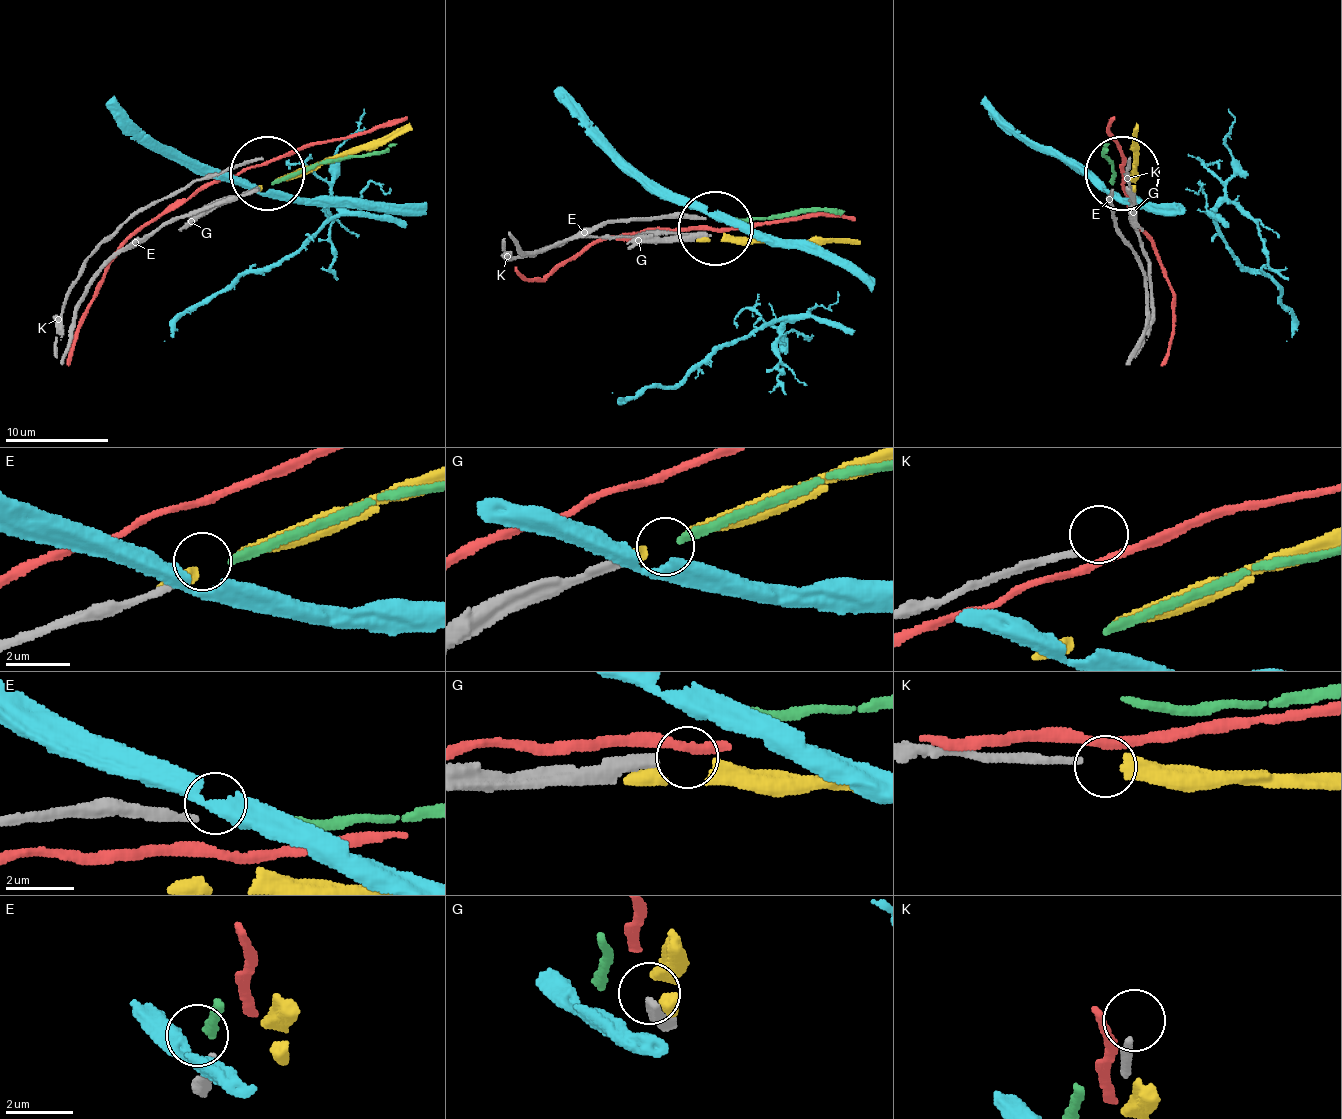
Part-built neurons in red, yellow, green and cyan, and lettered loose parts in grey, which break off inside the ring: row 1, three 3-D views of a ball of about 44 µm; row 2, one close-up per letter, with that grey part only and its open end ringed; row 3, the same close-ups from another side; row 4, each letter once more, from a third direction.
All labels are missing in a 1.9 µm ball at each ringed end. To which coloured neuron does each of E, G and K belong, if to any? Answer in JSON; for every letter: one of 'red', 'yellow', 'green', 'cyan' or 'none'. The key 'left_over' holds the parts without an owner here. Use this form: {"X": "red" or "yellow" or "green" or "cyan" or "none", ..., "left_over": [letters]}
{"E": "green", "G": "yellow", "K": "none", "left_over": ["K"]}

